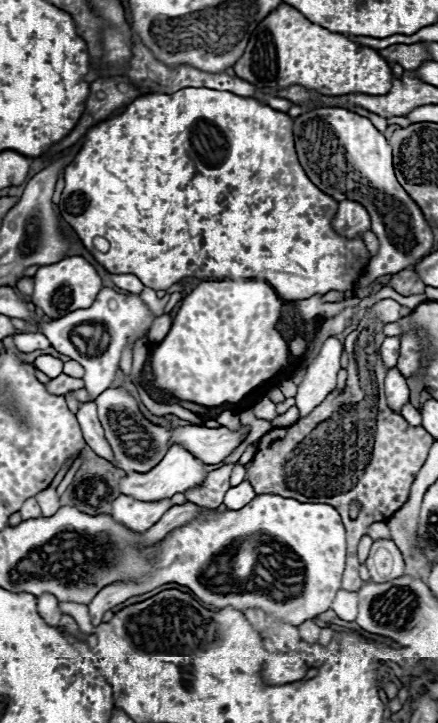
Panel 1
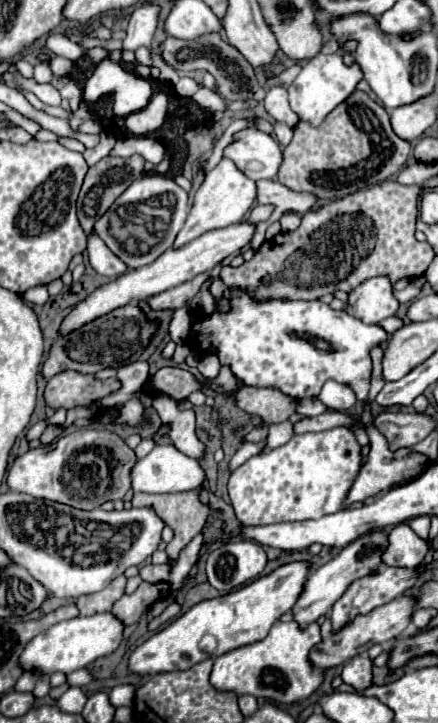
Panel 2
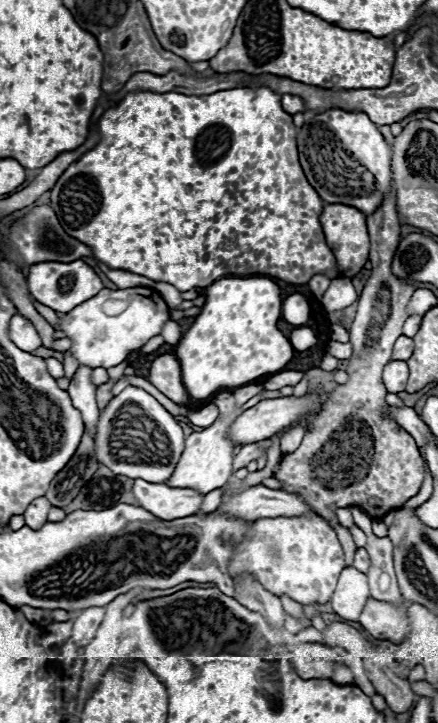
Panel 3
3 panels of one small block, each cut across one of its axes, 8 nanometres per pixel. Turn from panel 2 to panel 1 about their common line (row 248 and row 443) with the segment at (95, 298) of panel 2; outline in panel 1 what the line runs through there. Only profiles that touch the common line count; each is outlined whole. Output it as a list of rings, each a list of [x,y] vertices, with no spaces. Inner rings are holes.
[[[180,426],[170,434],[170,446],[180,444],[190,454],[196,454],[204,464],[218,464],[222,462],[242,440],[246,428],[232,432],[224,426],[220,428],[206,428],[206,426]]]

